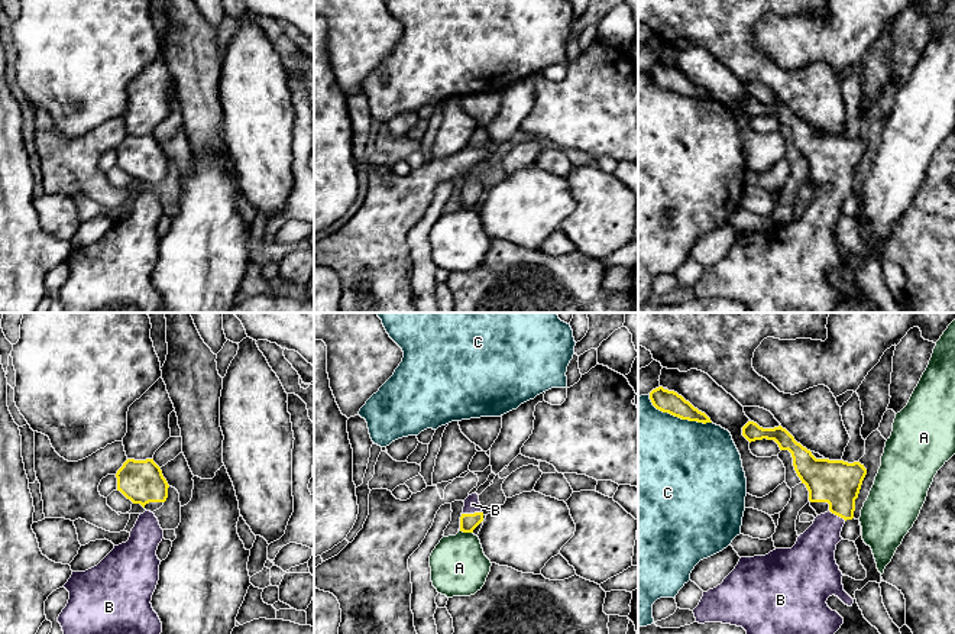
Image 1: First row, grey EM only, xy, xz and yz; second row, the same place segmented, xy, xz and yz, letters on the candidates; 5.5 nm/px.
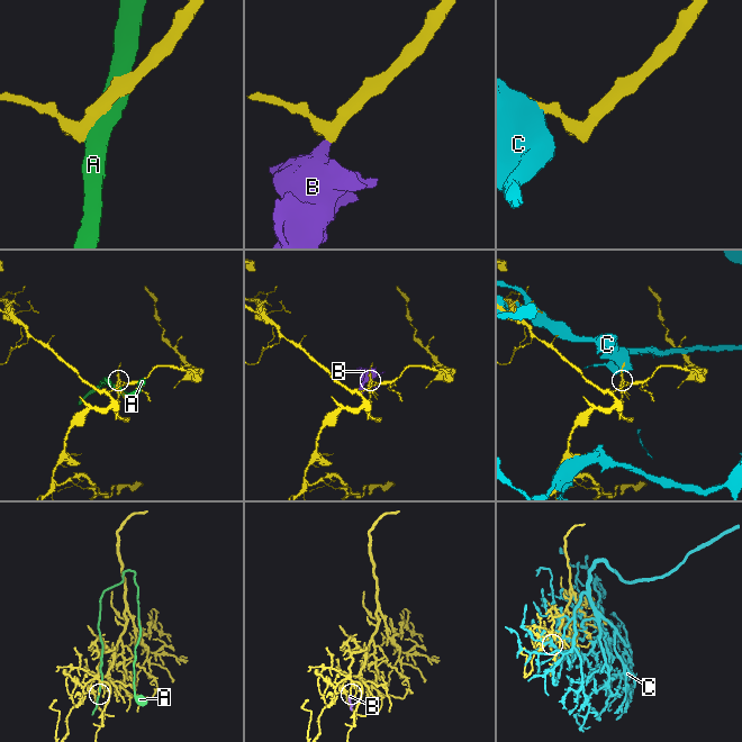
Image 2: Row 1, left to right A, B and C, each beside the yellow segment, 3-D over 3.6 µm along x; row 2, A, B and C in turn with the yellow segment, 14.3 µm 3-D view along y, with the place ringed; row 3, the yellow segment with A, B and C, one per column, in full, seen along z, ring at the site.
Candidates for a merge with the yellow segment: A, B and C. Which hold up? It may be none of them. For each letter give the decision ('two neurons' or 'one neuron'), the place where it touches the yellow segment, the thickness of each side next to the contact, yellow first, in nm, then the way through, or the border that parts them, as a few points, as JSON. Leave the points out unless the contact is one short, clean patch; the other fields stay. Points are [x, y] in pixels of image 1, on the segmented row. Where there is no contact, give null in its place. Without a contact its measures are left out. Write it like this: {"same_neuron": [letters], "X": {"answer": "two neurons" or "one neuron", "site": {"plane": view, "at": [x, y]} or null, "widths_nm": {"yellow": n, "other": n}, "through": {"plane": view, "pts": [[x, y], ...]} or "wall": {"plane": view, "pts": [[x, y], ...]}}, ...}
{"same_neuron": ["B"], "A": {"answer": "two neurons", "site": {"plane": "xz", "at": [466, 531]}, "widths_nm": {"yellow": 100, "other": 320}}, "B": {"answer": "one neuron", "site": {"plane": "xz", "at": [470, 514]}, "widths_nm": {"yellow": 100, "other": 90}, "through": {"plane": "xz", "pts": [[468, 521], [470, 514], [472, 504]]}}, "C": {"answer": "two neurons", "site": {"plane": "yz", "at": [677, 416]}, "widths_nm": {"yellow": 130, "other": 480}}}

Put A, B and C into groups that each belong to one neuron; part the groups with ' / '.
A / B / C

